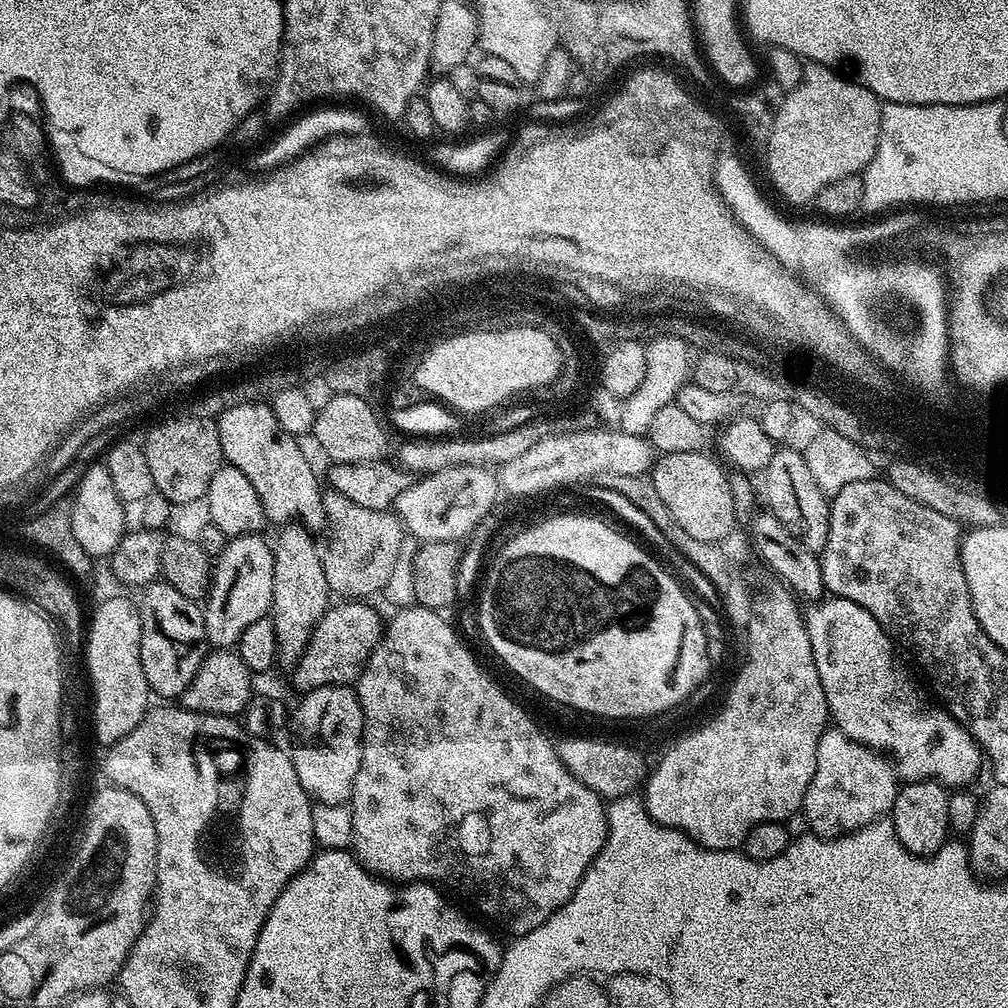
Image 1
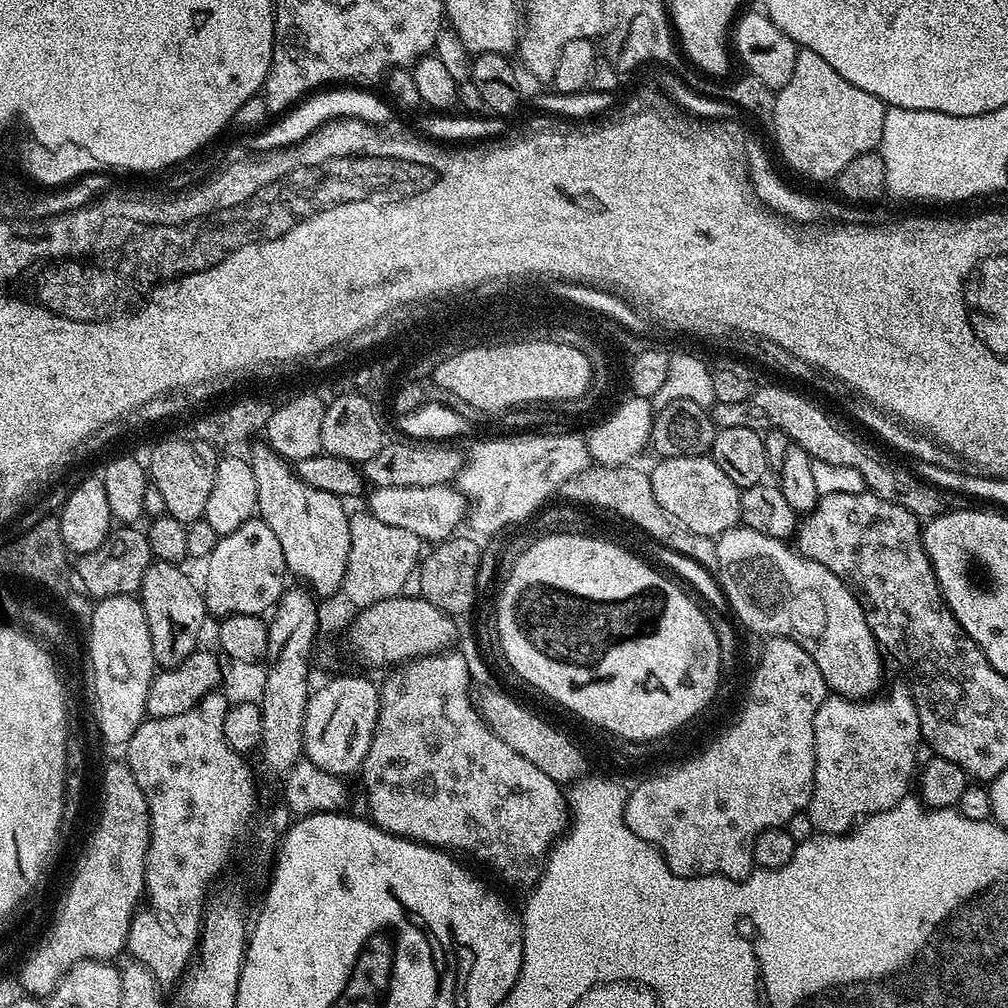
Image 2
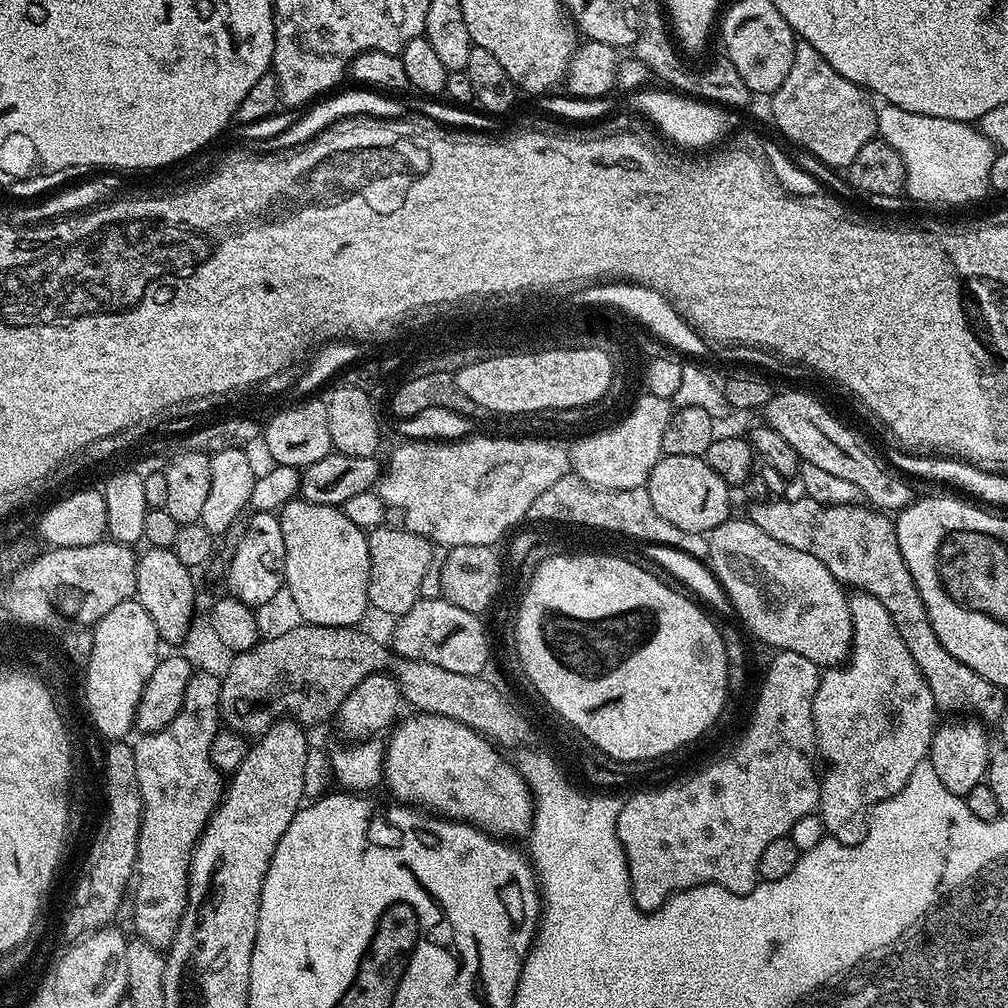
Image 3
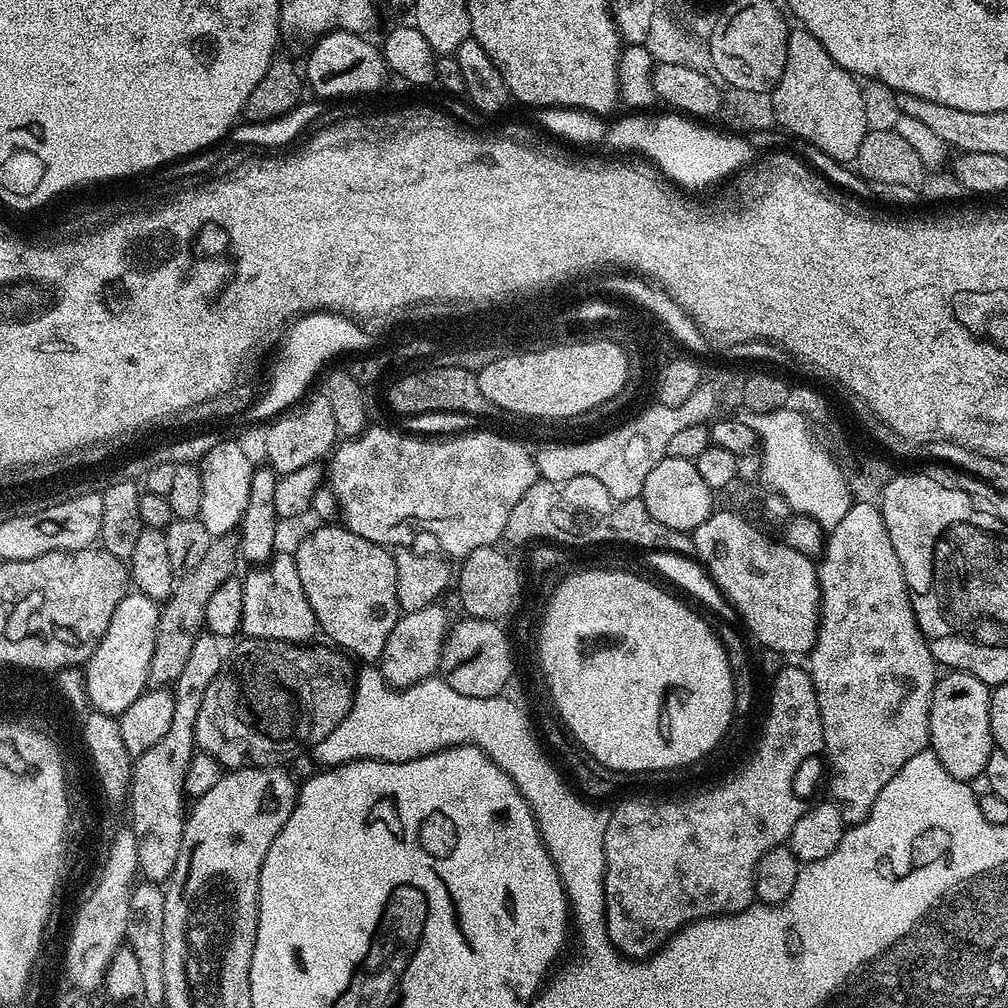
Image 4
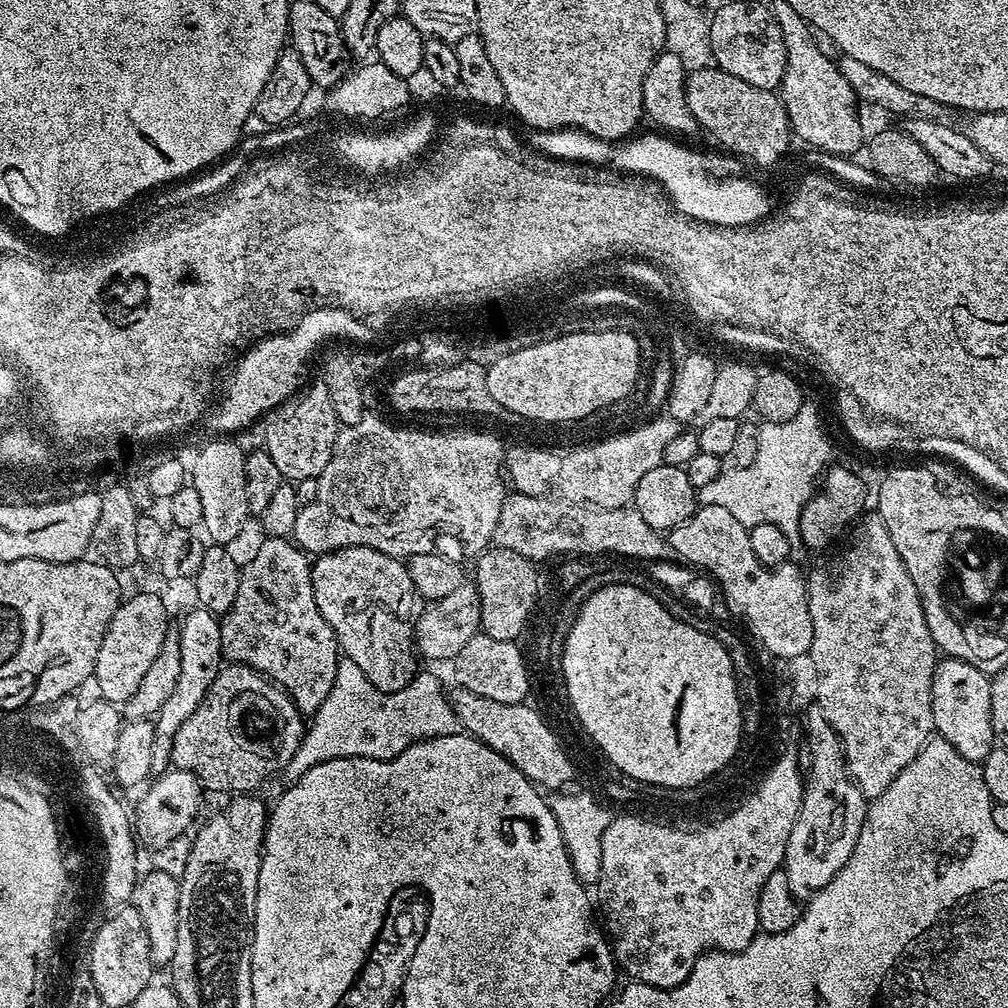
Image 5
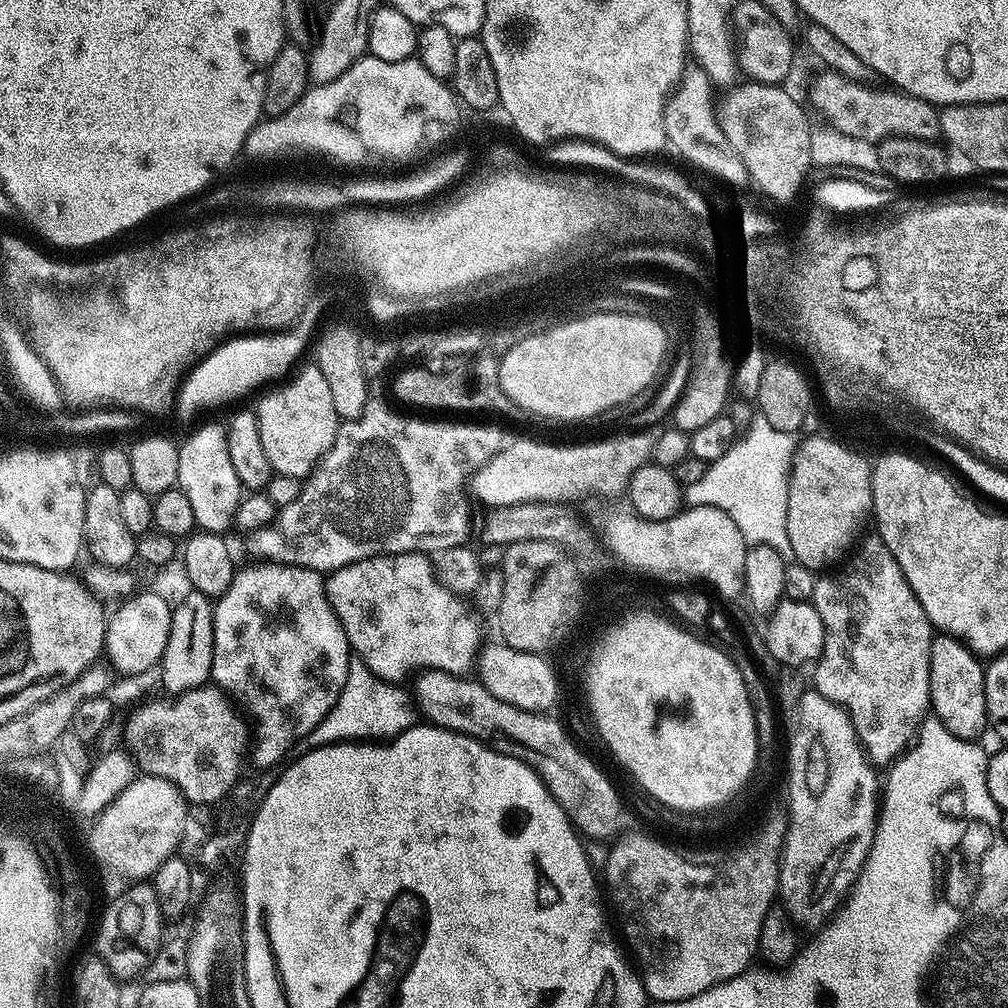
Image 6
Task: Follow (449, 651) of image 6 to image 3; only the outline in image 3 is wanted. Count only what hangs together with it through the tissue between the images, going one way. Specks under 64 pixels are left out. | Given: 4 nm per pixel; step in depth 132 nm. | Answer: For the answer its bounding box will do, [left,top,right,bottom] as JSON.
[278,498,370,628]

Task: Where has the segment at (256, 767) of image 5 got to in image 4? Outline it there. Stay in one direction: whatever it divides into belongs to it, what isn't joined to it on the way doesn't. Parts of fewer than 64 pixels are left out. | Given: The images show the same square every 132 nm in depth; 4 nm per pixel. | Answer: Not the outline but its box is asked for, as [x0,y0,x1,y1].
[196,638,354,770]

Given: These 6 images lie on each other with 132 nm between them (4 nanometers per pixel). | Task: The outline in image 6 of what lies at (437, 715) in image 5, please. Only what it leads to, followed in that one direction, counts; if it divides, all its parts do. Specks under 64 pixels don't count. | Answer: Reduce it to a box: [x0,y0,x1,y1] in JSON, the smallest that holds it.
[304,658,414,748]

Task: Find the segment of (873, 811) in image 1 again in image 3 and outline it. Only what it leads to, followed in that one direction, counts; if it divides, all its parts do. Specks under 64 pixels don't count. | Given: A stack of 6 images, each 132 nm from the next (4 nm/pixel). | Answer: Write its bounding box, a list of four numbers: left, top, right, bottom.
[814,591,937,844]

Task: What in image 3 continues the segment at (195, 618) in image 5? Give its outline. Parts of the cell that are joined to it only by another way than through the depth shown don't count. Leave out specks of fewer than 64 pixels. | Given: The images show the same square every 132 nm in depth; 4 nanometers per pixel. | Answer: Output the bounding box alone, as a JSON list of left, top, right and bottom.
[132,671,226,950]

